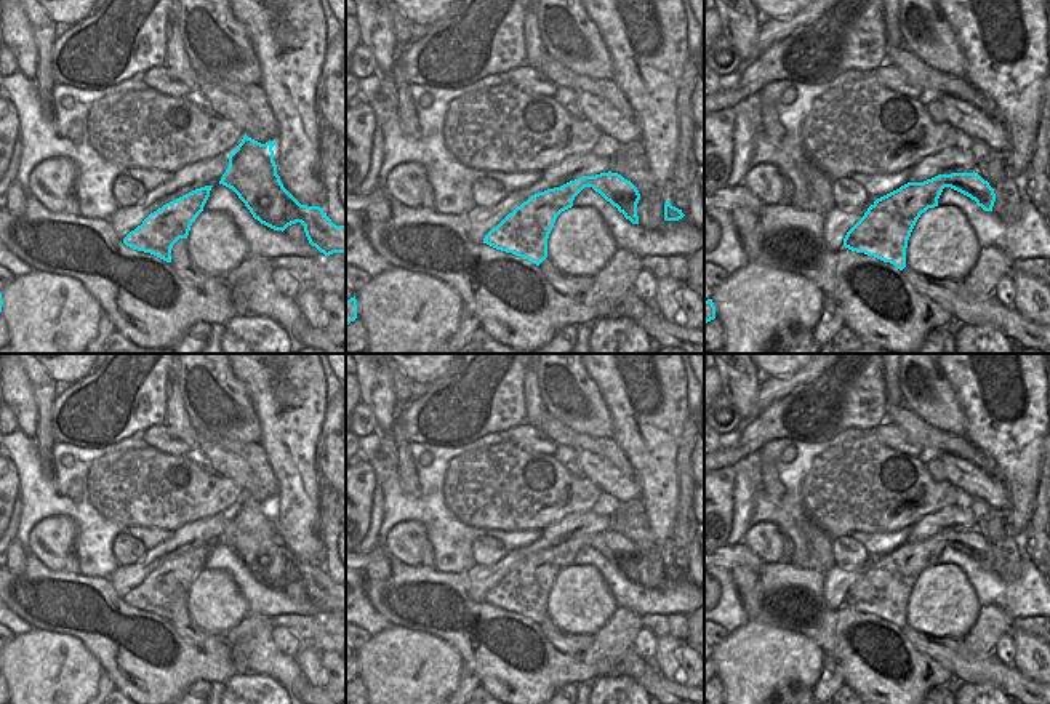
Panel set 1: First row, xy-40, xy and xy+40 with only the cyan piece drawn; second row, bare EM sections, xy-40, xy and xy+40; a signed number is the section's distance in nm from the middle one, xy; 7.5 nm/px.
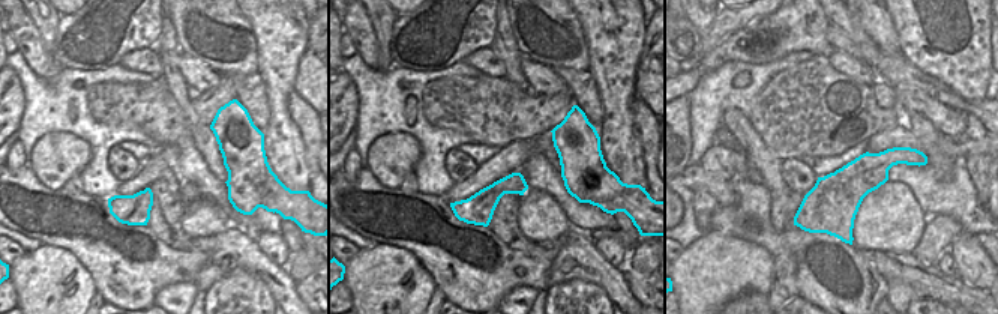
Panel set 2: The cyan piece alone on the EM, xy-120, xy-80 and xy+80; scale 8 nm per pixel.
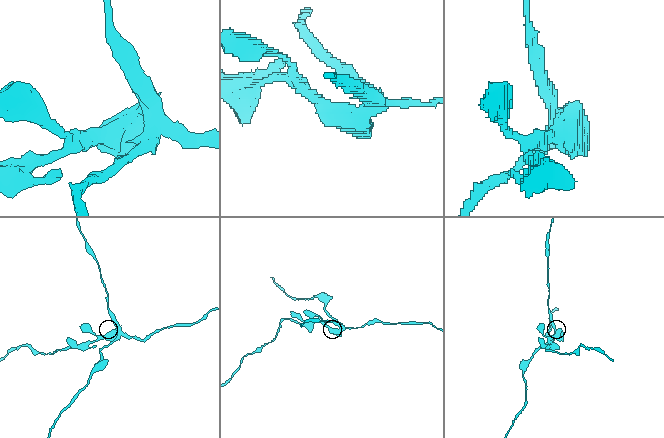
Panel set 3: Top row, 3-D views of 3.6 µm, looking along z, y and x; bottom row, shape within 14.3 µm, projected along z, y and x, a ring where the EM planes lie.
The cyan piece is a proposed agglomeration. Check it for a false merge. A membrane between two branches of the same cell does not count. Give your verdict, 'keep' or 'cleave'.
cleave

